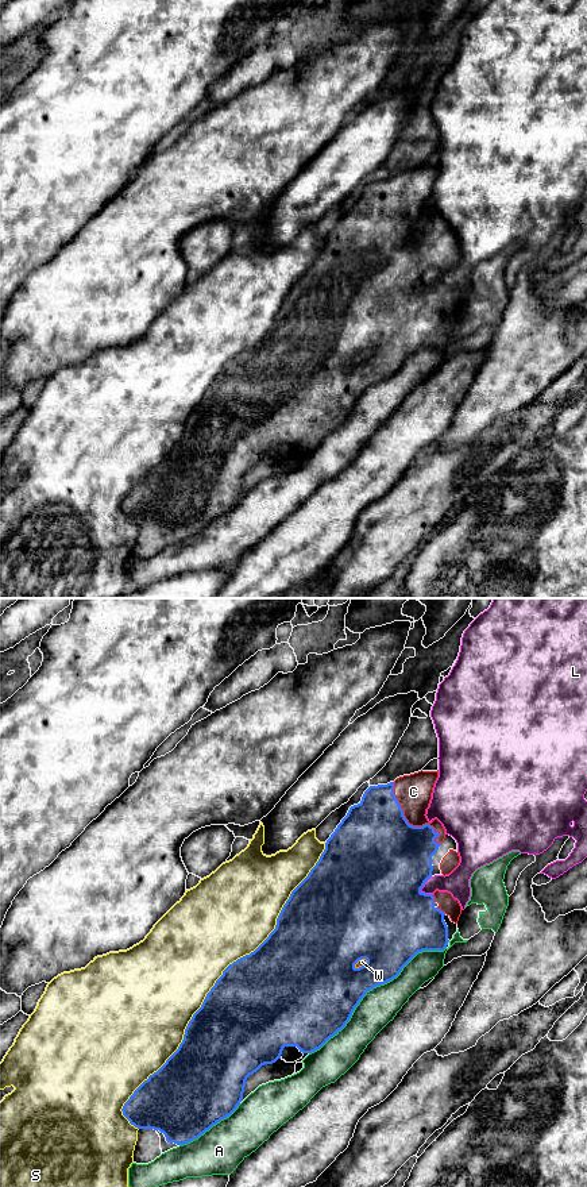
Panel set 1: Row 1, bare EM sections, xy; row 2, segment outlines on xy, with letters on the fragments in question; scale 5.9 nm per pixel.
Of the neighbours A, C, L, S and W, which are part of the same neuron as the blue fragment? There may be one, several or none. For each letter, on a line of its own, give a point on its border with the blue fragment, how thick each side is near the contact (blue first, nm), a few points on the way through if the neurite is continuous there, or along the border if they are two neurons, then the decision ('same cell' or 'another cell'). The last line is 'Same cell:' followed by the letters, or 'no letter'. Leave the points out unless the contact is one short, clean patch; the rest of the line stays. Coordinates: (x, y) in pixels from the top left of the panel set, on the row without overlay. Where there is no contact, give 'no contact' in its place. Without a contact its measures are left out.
A: meets blue in xy at (373, 382); 380 nm thick on the blue side, 220 nm on the other; another cell
C: meets blue in xy at (409, 219); 500 nm thick on the blue side, 220 nm on the other; same cell
L: meets blue in xy at (421, 282); 500 nm thick on the blue side, 140 nm on the other; another cell
S: meets blue in xy at (216, 376); 500 nm thick on the blue side, 500 nm on the other; another cell
W: meets blue in xy at (362, 361); 440 nm thick on the blue side, 40 nm on the other; another cell
Same cell: C

